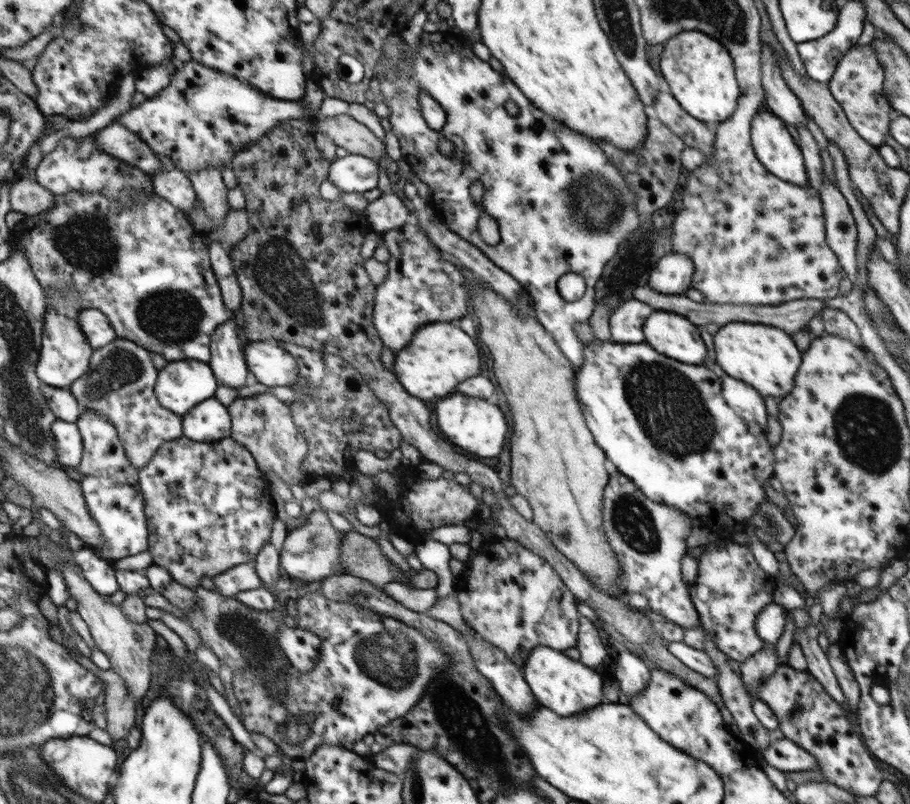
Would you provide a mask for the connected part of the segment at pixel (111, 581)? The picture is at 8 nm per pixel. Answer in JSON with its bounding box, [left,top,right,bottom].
[74,547,119,595]

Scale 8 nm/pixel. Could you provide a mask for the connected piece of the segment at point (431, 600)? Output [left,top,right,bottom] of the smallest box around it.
[378,581,438,615]

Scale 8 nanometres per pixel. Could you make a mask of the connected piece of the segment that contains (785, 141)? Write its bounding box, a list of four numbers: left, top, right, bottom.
[750,110,809,186]

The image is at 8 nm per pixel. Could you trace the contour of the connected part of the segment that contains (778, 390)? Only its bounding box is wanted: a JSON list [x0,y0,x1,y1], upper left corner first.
[712,321,802,400]

